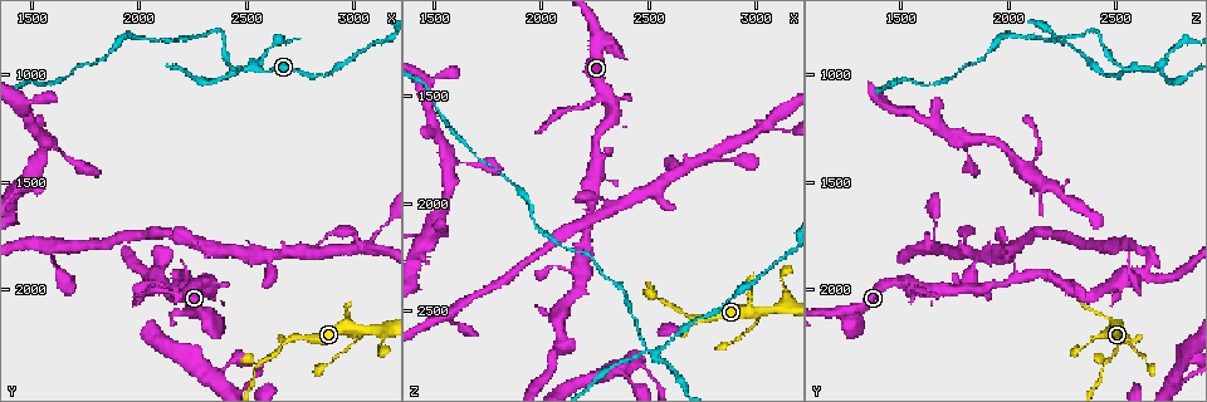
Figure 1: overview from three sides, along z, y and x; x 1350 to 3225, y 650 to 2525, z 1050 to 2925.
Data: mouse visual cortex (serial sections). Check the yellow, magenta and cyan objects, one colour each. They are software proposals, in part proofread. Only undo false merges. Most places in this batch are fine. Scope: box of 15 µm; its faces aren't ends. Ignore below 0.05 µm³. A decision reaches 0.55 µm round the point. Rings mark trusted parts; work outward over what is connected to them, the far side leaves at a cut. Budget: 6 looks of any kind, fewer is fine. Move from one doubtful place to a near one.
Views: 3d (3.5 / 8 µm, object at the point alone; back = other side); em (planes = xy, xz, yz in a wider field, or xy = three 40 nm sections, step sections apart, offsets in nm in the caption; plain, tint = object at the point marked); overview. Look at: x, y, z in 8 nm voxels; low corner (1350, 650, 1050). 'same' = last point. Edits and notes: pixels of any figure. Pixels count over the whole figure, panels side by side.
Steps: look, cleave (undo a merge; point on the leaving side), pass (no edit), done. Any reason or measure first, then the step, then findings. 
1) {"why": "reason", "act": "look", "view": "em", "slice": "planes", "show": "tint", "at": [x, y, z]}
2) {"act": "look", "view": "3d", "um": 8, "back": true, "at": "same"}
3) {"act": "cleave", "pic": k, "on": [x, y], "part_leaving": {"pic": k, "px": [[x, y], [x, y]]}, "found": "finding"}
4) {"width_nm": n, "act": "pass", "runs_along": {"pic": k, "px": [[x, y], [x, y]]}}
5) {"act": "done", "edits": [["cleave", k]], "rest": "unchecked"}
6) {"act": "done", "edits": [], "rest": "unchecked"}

{"why": "looks like a crossing", "act": "look", "view": "3d", "um": 8, "at": [2540, 960, 2680]}

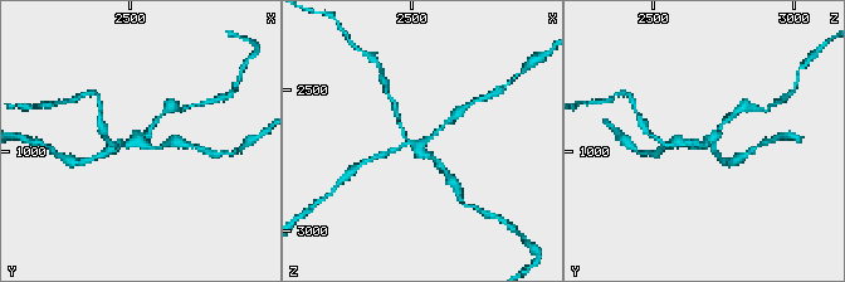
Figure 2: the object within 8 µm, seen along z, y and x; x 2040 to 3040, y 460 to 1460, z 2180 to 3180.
{"act": "look", "view": "3d", "um": 3.5, "at": [2530, 960, 2680]}

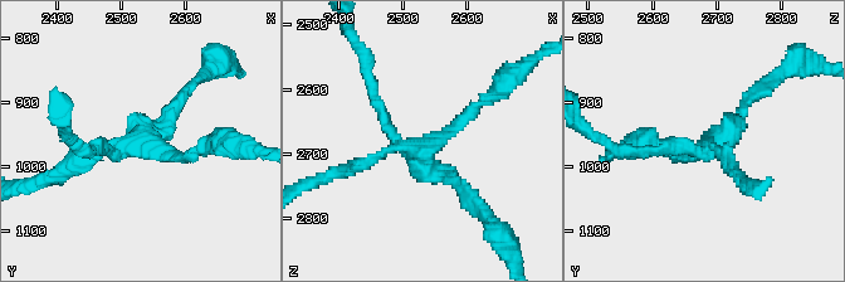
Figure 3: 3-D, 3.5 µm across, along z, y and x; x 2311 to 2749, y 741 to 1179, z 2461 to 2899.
{"arms": 4, "arm_widths_nm": [150, 150, 150, 200], "why": "shape alone is not enough", "act": "look", "view": "em", "slice": "xy", "step": 5, "show": "tint", "at": [2535, 960, 2690]}

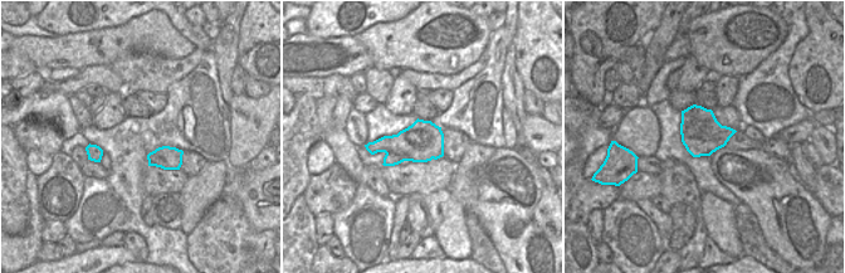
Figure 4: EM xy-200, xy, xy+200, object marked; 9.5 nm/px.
{"act": "cleave", "pic": 3, "on": [165, 113], "found": "two cells meet here"}

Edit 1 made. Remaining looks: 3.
{"act": "look", "view": "overview"}

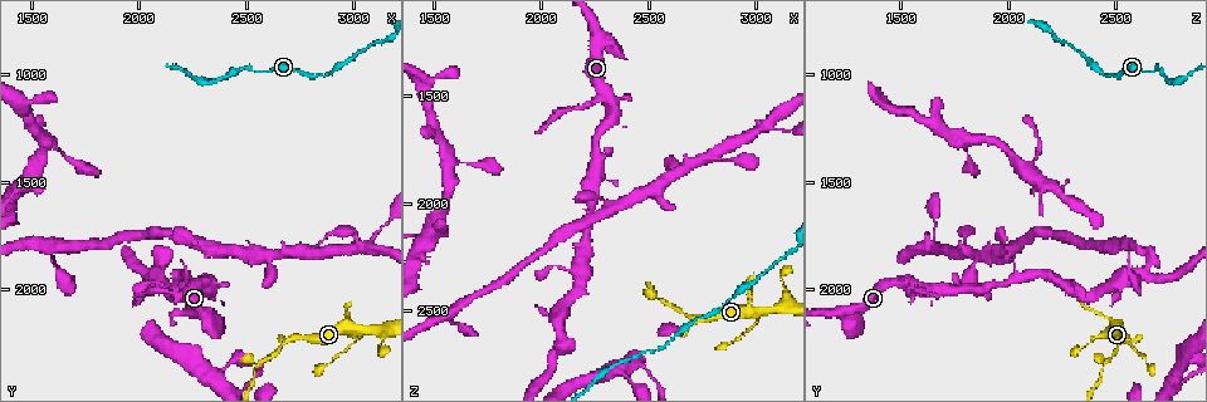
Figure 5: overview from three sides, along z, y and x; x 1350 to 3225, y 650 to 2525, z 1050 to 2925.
{"why": "narrows sharply", "act": "look", "view": "3d", "um": 3.5, "at": [2880, 1000, 2460]}

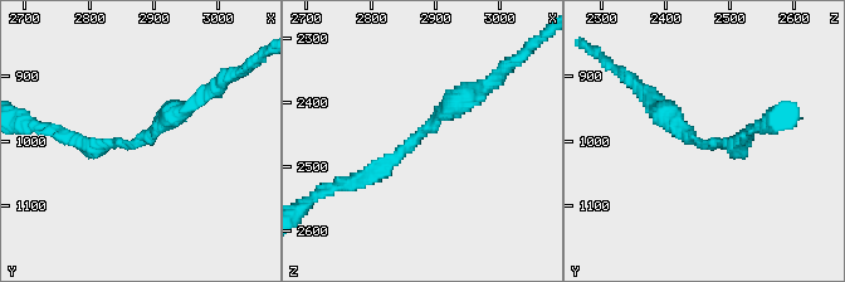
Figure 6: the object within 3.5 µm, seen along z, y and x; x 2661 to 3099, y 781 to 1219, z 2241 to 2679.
{"arm_widths_nm": [200, 250], "act": "look", "view": "em", "slice": "xy", "step": 1, "show": "tint", "at": [2880, 1005, 2450]}

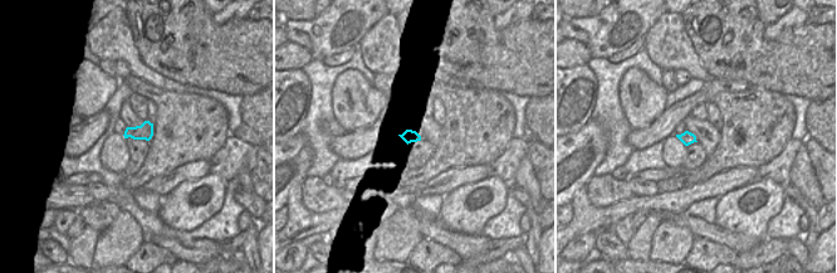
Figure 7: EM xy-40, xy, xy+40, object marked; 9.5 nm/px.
{"width_nm": 130, "act": "pass", "runs_along": {"pic": 6, "px": [[358, 181], [482, 87]]}, "found": "continuous, no second cell"}

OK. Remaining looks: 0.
{"act": "done", "edits": [["cleave", 3]], "rest": "unchecked"}

